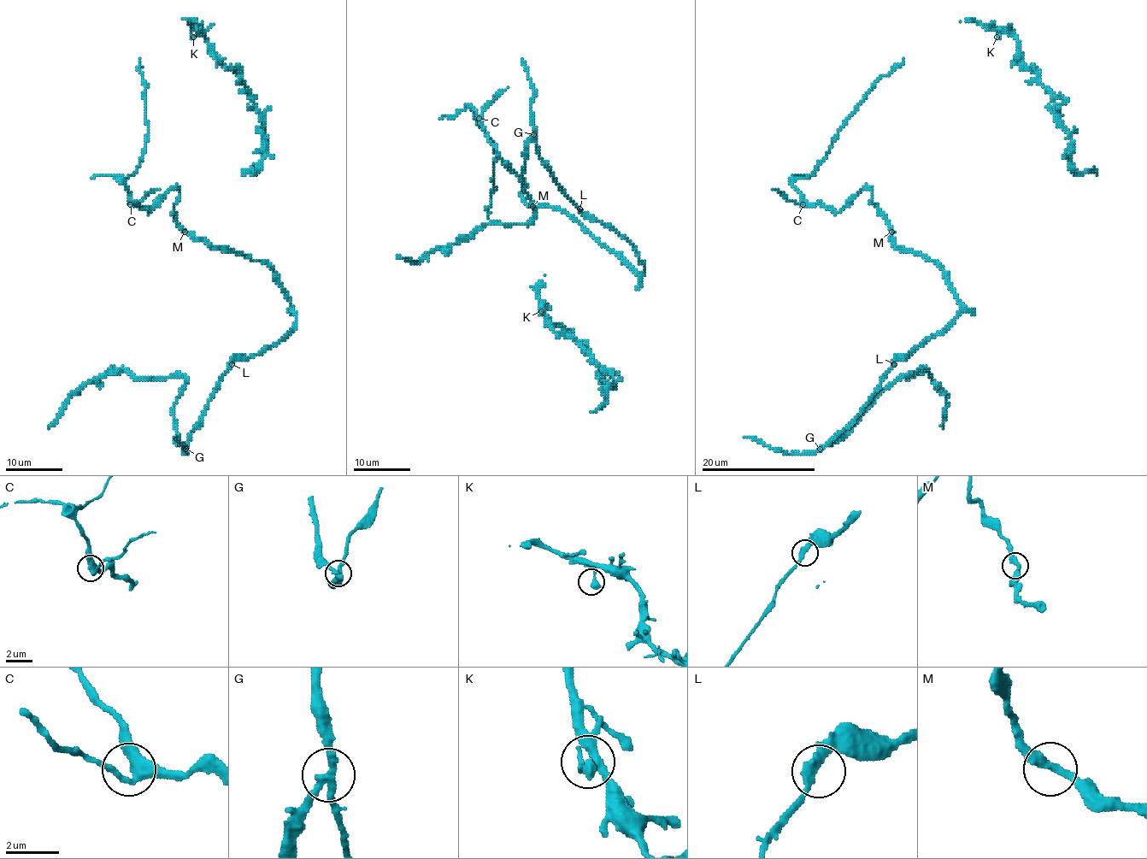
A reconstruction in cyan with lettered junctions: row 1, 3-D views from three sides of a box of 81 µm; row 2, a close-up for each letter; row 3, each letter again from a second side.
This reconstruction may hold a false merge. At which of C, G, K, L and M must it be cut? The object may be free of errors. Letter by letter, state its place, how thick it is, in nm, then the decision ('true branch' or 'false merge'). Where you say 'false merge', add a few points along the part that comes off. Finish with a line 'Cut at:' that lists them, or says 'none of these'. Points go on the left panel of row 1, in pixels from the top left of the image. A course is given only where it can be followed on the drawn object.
C: at (130, 204); 360 nm thick; true branch
G: at (185, 449); 240 nm thick; false merge; foreign part runs (185, 449), (174, 422), (185, 377), (134, 378), (126, 369), (110, 371), (80, 386), (48, 426)
K: at (193, 37); 280 nm thick; true branch
L: at (232, 364); 280 nm thick; true branch
M: at (185, 232); 320 nm thick; true branch
Cut at: G

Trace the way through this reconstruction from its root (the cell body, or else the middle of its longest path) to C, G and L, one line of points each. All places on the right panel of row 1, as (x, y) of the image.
C: (892, 230), (885, 215), (871, 200), (871, 190), (868, 187), (864, 187), (838, 211), (821, 204), (802, 204)
G: (892, 230), (896, 247), (922, 254), (943, 270), (961, 313), (943, 332), (901, 356), (864, 409), (820, 449)
L: (892, 230), (891, 241), (896, 247), (922, 254), (943, 270), (961, 308), (943, 332), (930, 337), (894, 364)

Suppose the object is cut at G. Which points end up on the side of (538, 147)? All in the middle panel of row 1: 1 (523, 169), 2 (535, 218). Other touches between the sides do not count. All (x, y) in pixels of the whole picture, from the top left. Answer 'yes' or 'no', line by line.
1: no
2: no

